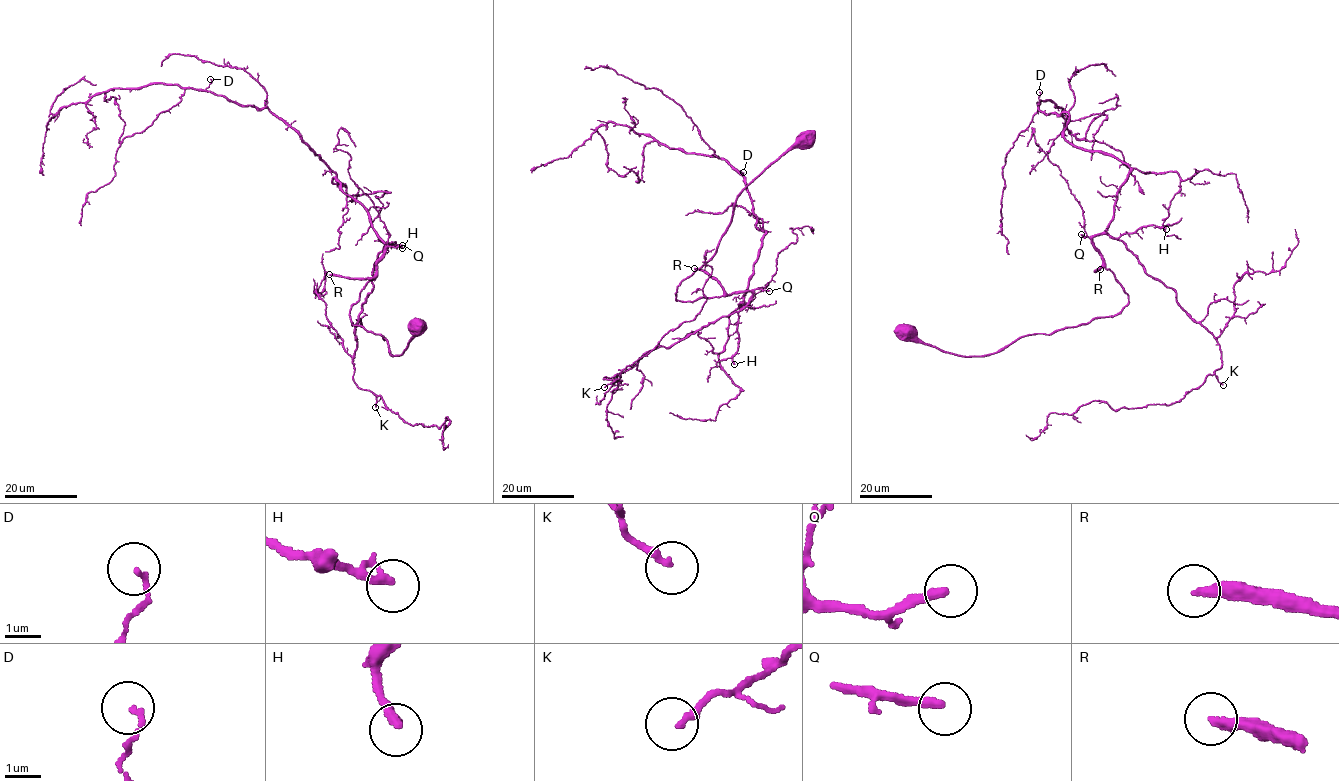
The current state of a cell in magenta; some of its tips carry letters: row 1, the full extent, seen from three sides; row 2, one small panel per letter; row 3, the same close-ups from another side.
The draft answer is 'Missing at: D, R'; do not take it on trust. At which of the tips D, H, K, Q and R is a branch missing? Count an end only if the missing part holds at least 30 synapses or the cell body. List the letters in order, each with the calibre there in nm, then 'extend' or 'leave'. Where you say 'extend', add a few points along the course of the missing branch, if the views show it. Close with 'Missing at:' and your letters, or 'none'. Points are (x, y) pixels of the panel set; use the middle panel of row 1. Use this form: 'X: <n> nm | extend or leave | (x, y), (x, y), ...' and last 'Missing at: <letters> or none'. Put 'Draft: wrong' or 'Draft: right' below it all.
D: 120 nm | leave
H: 240 nm | leave
K: 200 nm | leave
Q: 260 nm | extend | (769, 291), (817, 287), (830, 303), (817, 330), (812, 305), (795, 287), (785, 262)
R: 260 nm | extend | (694, 268), (683, 241), (639, 240), (644, 199), (609, 109), (582, 96), (543, 146), (544, 270), (565, 298)
Missing at: Q, R
Draft: wrong

